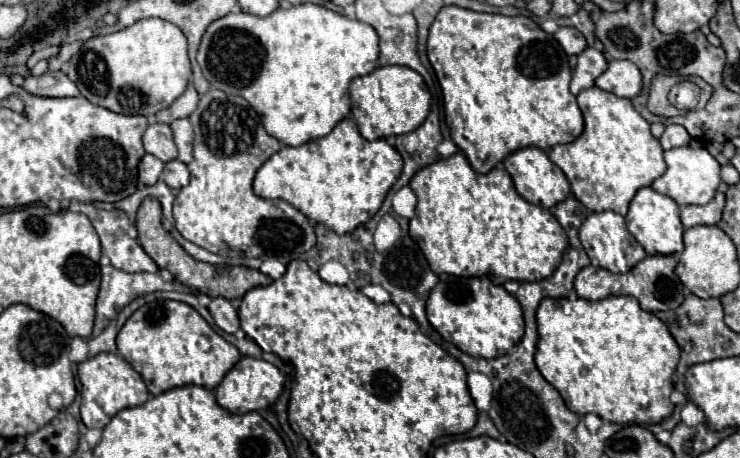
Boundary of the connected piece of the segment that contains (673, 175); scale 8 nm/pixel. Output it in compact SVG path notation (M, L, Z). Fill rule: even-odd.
M703 147L669 149L669 151L665 151L665 163L667 163L667 171L659 179L655 179L651 187L657 193L671 197L677 205L705 205L717 193L717 187L721 183L721 177L719 177L721 165L707 149L703 149Z

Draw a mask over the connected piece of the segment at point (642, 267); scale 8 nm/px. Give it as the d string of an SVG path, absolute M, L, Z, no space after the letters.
M649 255L643 261L639 261L627 275L613 275L611 271L601 269L597 265L587 265L577 273L573 287L579 297L589 301L597 301L609 295L633 295L641 303L641 309L645 311L677 309L685 299L683 285L675 275L677 261L679 261L677 255Z

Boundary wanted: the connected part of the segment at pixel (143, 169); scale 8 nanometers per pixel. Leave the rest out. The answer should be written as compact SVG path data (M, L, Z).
M145 153L137 169L139 169L139 175L137 175L139 183L149 187L149 185L155 185L159 181L159 177L163 173L163 161L153 157L153 155L149 155L149 153Z

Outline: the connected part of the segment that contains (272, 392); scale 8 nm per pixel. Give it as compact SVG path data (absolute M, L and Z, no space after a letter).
M241 357L241 361L225 375L225 379L219 383L219 387L215 389L215 397L217 403L221 407L225 407L231 413L249 413L249 411L261 411L271 407L277 397L283 391L283 375L281 371L265 361L265 359L253 359L253 357Z

